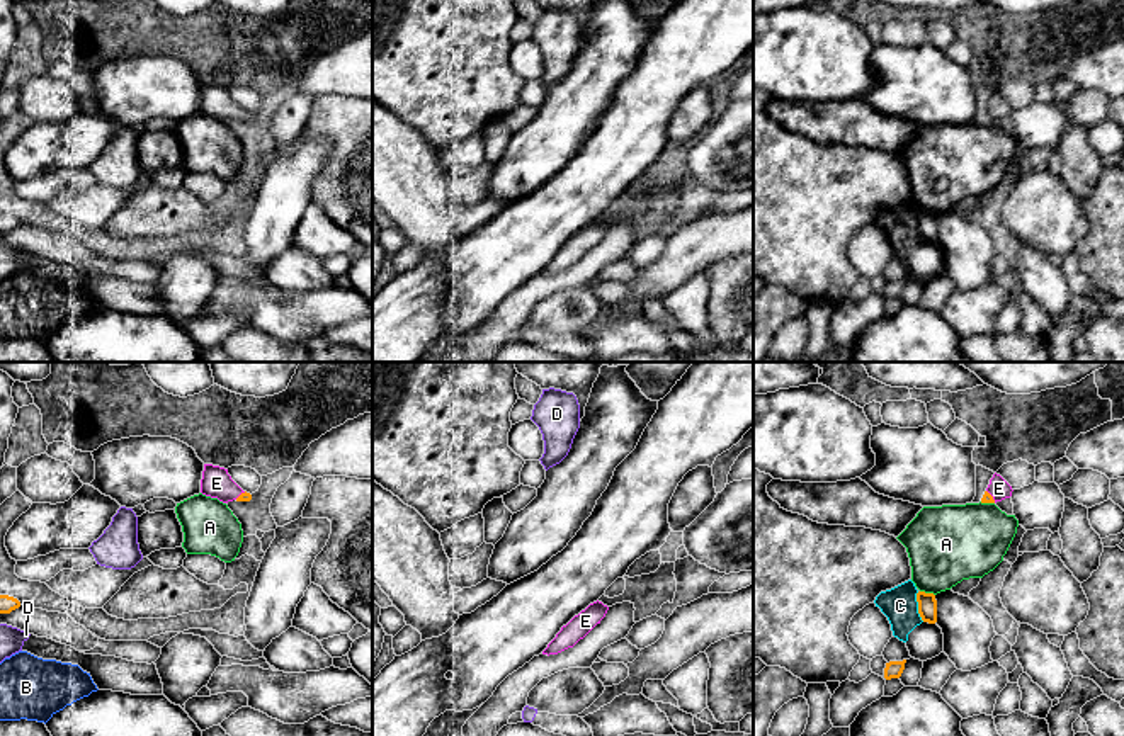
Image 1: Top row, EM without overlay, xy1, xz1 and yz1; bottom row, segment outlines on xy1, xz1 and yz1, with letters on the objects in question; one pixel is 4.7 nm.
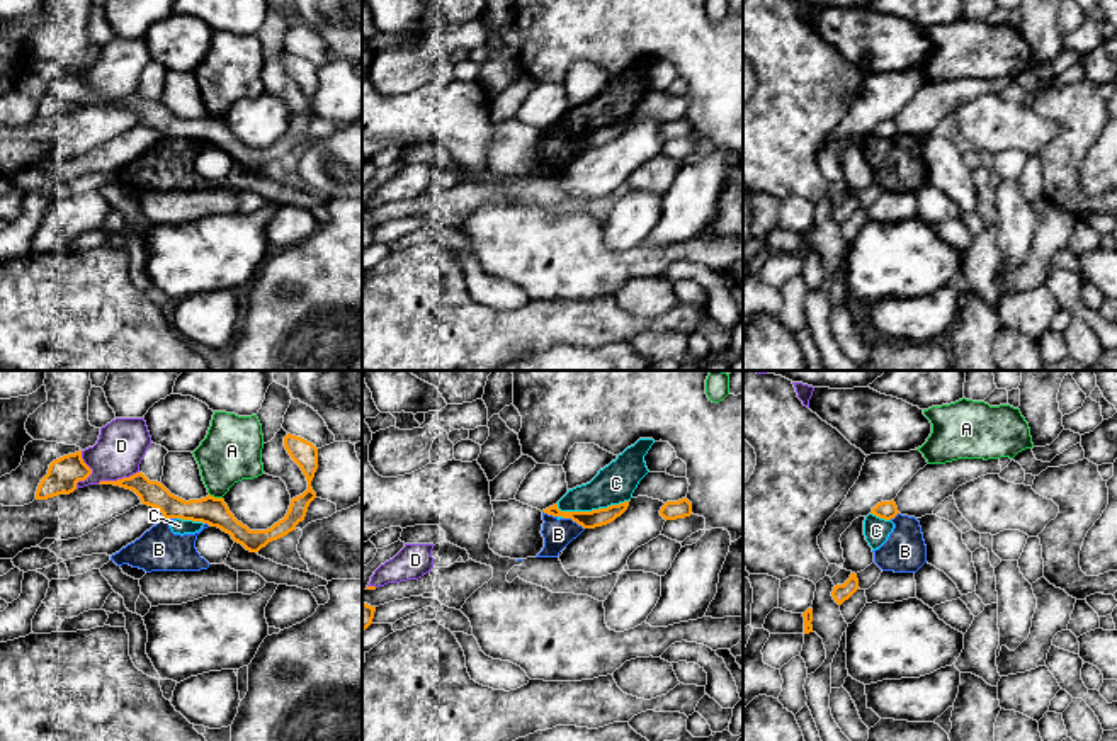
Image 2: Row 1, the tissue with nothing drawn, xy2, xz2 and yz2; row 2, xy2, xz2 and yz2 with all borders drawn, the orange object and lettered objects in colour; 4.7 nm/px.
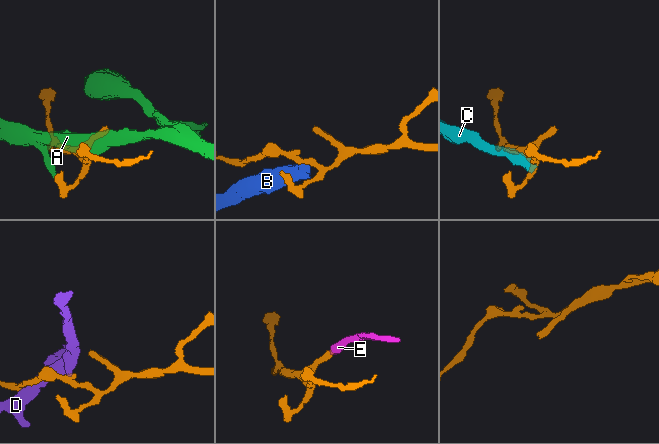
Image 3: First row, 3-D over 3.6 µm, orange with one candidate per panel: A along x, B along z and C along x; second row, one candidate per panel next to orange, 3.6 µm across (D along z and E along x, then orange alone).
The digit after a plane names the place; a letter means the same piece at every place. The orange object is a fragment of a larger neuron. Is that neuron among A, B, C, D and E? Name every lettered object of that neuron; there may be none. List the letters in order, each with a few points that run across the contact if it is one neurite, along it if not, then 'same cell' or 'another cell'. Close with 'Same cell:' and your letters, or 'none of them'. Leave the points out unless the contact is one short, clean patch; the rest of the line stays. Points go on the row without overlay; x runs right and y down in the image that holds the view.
A: another cell
B: line xz2 (563, 136), (568, 136), (584, 148); another cell
C: line xz2 (629, 118), (590, 130), (560, 130), (556, 126); another cell
D: another cell
E: line yz1 (987, 118), (992, 116), (999, 107); same cell
Same cell: E

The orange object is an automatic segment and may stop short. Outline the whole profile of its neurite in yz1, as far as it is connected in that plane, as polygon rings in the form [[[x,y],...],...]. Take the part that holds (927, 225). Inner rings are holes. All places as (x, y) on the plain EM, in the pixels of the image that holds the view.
[[[918,211],[918,233],[923,241],[935,243],[937,241],[937,219],[934,212]]]

